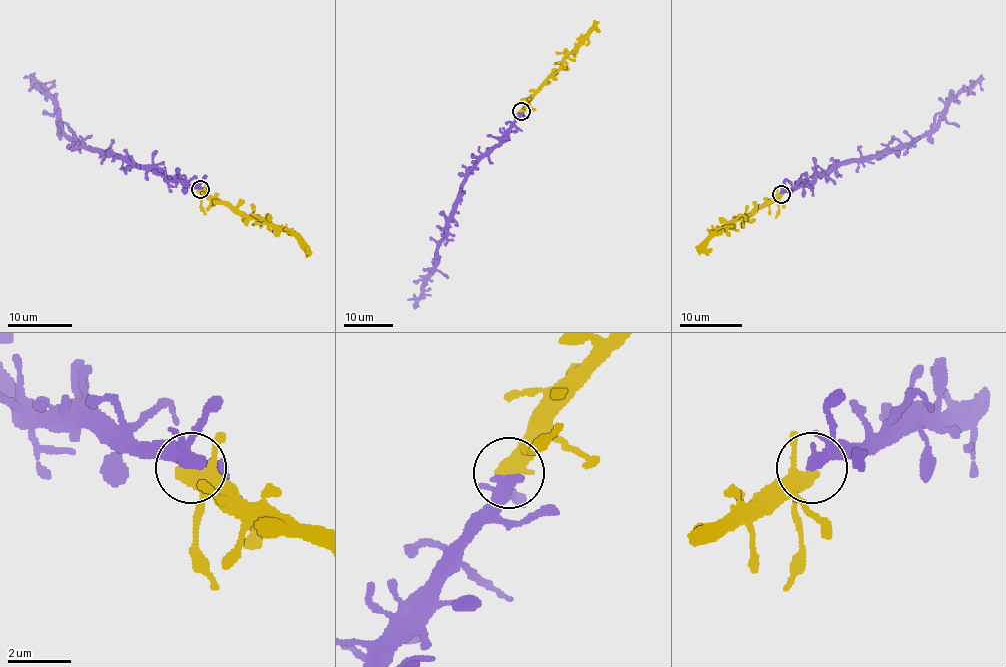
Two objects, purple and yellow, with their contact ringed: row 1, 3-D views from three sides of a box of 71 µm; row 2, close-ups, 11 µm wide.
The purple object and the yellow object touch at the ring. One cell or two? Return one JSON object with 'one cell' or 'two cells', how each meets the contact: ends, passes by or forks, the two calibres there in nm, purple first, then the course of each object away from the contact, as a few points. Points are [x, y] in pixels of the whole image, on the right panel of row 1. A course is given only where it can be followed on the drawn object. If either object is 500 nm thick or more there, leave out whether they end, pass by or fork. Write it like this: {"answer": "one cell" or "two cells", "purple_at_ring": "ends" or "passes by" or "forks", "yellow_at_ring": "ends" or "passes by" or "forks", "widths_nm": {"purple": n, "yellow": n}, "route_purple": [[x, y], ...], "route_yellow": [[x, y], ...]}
{"answer": "one cell", "purple_at_ring": "forks", "yellow_at_ring": "forks", "widths_nm": {"purple": 280, "yellow": 320}, "route_purple": [[781, 194], [808, 186], [851, 159], [904, 149], [932, 127], [961, 92], [979, 81], [982, 90]], "route_yellow": [[781, 194], [745, 217], [728, 220], [700, 255]]}

